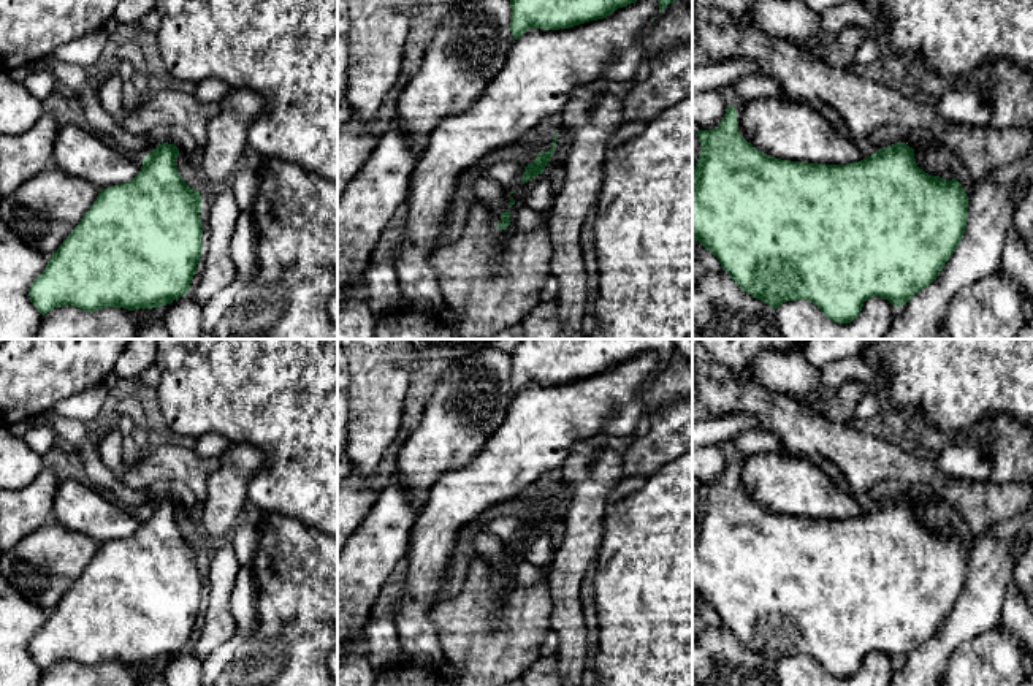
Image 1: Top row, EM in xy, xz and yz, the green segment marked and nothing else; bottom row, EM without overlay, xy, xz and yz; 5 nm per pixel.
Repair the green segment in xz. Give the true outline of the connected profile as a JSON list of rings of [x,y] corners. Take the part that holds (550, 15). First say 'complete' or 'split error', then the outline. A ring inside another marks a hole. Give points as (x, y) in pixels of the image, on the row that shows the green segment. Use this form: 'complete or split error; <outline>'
complete; [[[510,0],[513,41],[529,29],[559,30],[604,19],[637,0]]]

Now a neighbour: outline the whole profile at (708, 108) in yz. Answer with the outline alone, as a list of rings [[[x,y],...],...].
[[[705,90],[692,93],[692,127],[697,130],[713,130],[726,114],[721,90]]]

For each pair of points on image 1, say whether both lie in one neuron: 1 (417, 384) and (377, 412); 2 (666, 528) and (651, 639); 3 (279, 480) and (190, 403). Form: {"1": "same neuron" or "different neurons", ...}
{"1": "different neurons", "2": "same neuron", "3": "same neuron"}

